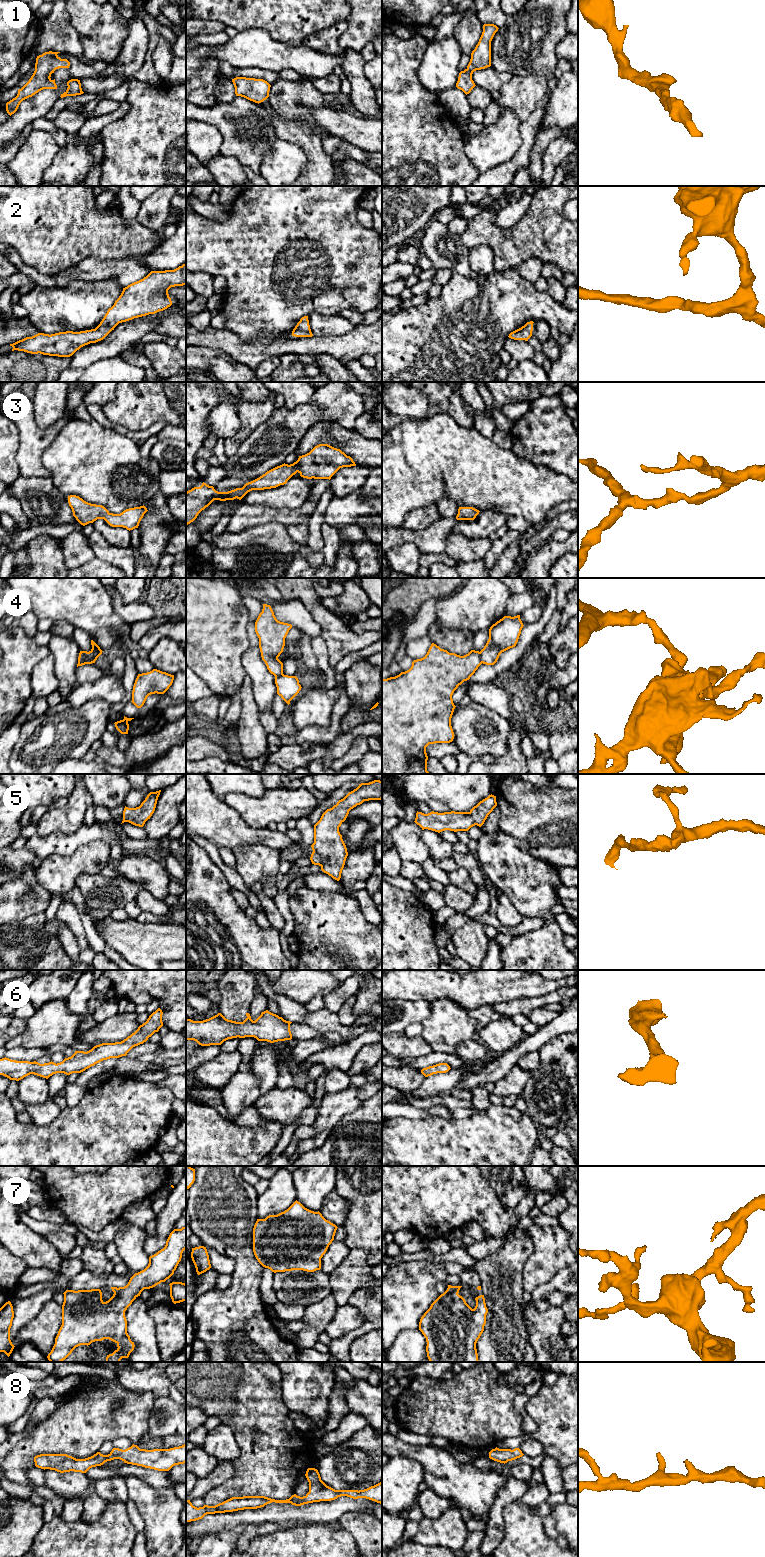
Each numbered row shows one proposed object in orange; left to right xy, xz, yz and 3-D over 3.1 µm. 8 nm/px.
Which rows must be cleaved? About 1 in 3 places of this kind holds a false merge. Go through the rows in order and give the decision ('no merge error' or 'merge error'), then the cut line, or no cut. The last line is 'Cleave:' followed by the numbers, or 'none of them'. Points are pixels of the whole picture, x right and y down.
1: no merge error; cut none
2: no merge error; cut none
3: no merge error; cut none
4: merge error; cut xy (80, 652), (86, 663)
5: no merge error; cut none
6: no merge error; cut none
7: no merge error; cut none
8: no merge error; cut none
Cleave: 4

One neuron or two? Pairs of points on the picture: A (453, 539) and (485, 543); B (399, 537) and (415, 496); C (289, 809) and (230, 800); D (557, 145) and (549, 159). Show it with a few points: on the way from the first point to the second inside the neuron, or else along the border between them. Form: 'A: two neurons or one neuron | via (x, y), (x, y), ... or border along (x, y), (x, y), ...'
A: one neuron | via (461, 544), (477, 544)
B: two neurons | border along (400, 525), (392, 527)
C: one neuron | via (274, 808), (248, 808), (245, 806)
D: one neuron | via (557, 148), (557, 151), (552, 156)

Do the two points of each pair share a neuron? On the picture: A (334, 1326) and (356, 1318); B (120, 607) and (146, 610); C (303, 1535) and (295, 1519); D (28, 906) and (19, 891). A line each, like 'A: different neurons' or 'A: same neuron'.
A: same neuron
B: same neuron
C: different neurons
D: same neuron

